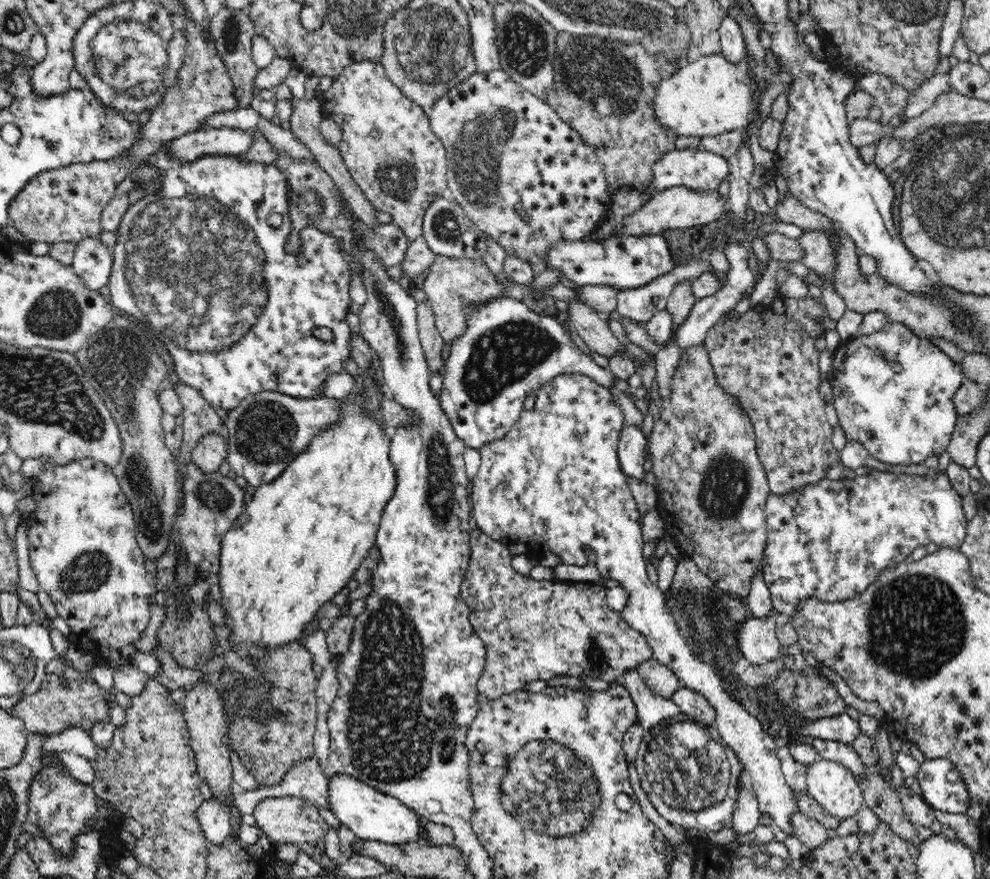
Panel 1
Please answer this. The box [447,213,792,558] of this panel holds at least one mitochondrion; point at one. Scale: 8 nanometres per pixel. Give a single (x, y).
(502, 357)

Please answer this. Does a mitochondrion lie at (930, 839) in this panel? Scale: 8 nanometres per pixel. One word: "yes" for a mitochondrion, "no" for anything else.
no

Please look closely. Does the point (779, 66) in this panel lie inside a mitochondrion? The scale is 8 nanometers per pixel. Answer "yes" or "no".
no

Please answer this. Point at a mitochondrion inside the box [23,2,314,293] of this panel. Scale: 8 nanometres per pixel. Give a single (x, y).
(129, 54)

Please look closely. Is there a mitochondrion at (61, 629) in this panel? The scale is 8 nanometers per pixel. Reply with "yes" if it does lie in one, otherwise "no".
no

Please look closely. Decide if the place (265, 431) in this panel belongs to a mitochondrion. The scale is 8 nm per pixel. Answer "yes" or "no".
yes

